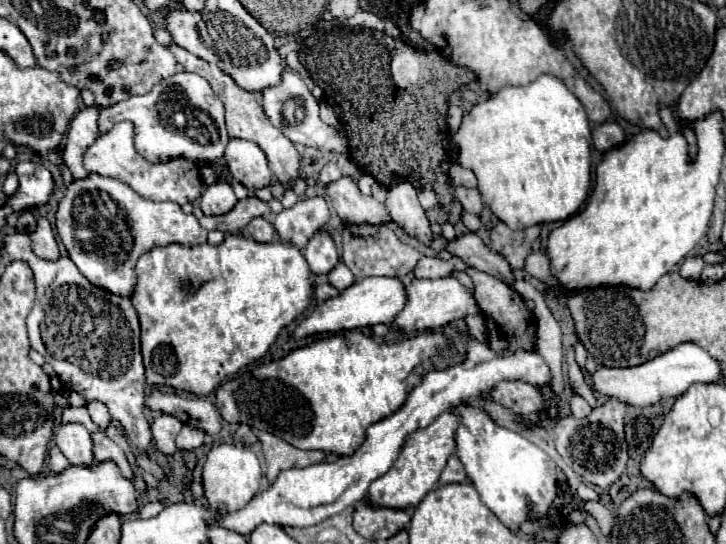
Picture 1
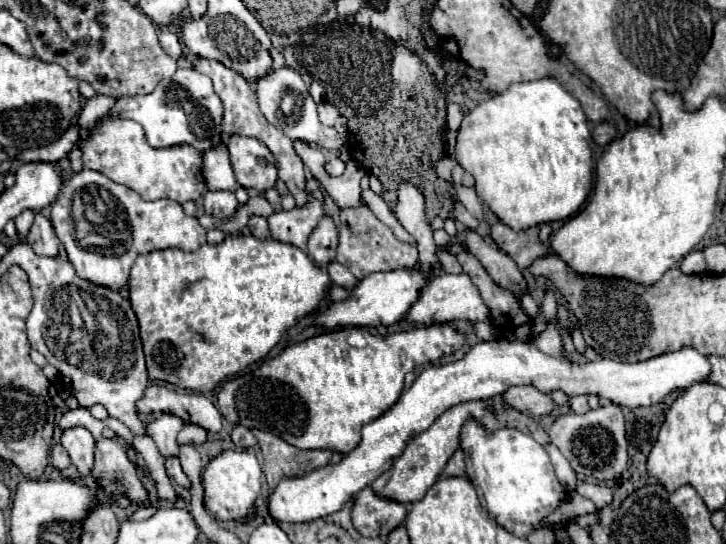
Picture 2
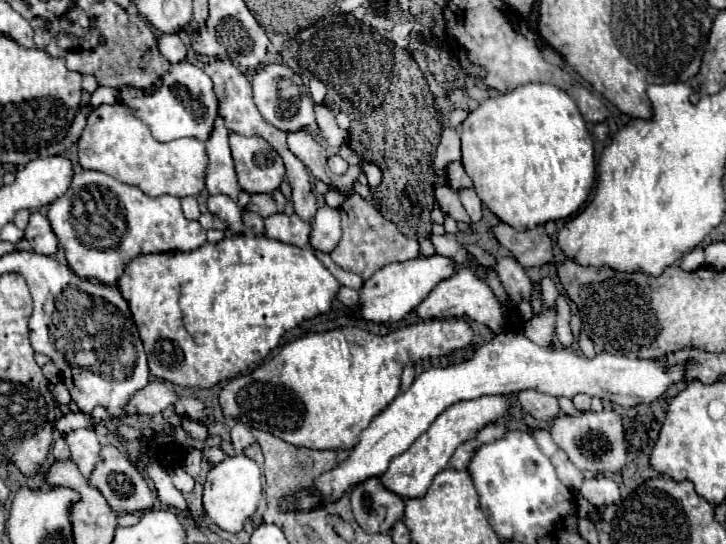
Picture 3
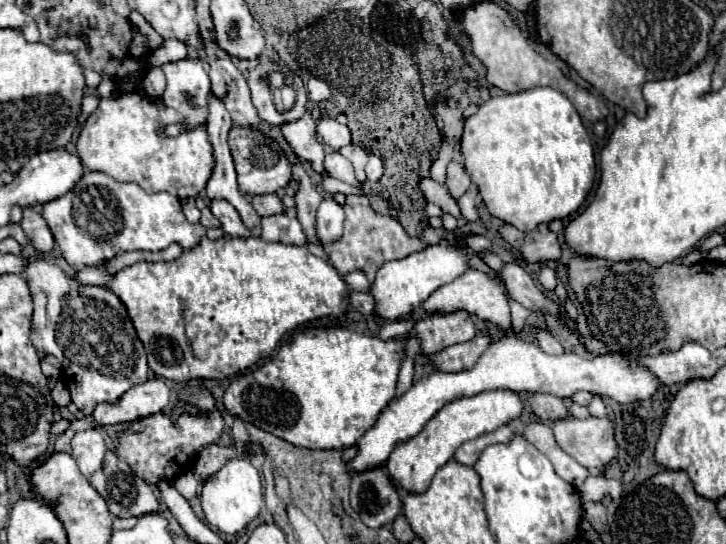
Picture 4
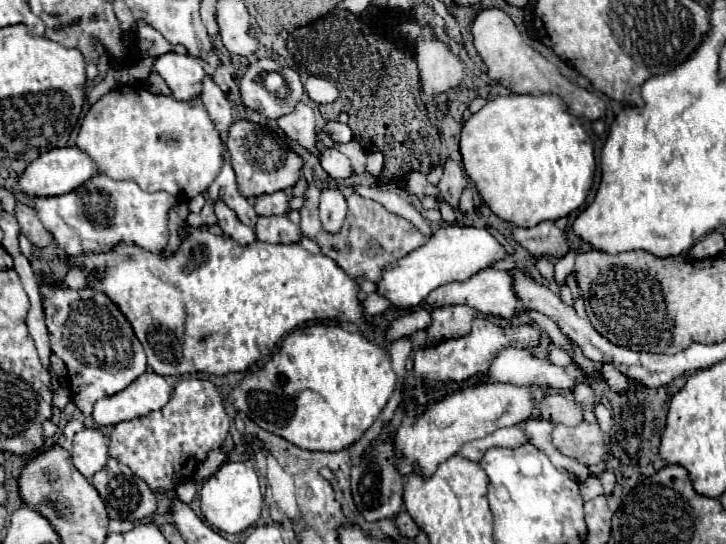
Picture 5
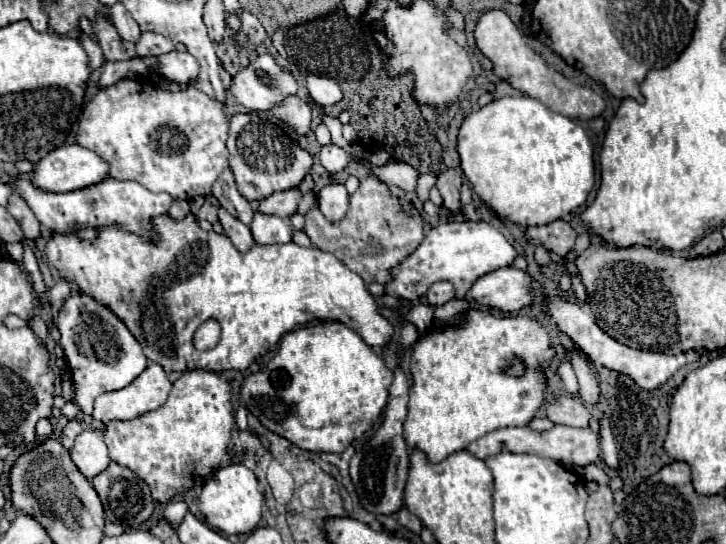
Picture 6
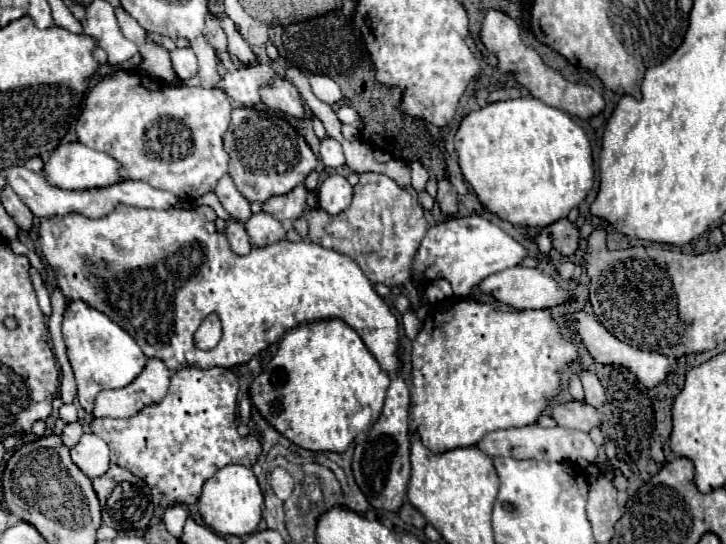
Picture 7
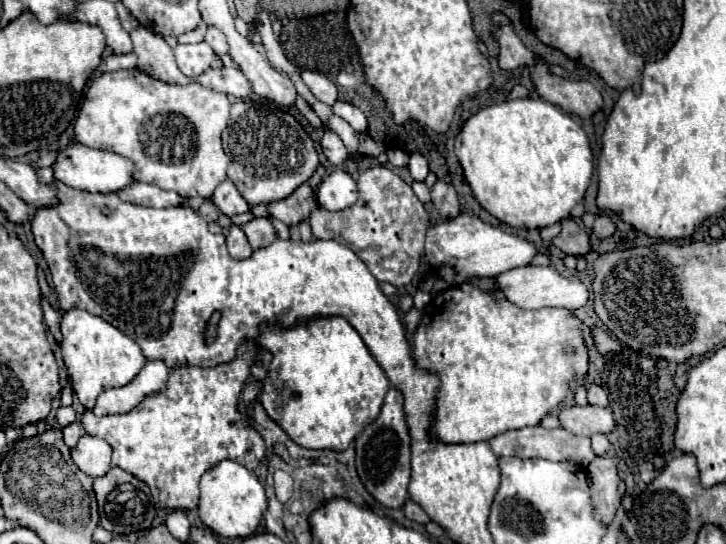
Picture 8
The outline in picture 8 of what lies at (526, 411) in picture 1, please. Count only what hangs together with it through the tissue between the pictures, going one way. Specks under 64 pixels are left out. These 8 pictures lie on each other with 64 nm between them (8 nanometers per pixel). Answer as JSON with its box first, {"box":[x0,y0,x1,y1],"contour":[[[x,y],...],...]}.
{"box":[558,406,616,436],"contour":[[[568,406],[560,410],[558,418],[562,428],[576,436],[610,434],[616,426],[612,410],[600,406]]]}

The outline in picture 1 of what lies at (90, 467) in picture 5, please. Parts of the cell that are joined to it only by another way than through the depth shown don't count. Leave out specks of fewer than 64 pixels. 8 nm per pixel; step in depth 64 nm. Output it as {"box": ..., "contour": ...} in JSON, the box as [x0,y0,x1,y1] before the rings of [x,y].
{"box":[56,424,94,466],"contour":[[[62,424],[56,432],[56,444],[74,466],[88,466],[94,462],[92,438],[82,424]]]}

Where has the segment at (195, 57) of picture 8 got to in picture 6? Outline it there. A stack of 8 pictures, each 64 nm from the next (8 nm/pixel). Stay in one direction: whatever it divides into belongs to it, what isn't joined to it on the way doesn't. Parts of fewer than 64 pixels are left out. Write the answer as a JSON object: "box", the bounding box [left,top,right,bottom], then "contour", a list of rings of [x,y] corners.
{"box":[158,52,198,84],"contour":[[[168,52],[158,56],[158,74],[176,84],[188,84],[198,76],[198,62],[188,52]]]}

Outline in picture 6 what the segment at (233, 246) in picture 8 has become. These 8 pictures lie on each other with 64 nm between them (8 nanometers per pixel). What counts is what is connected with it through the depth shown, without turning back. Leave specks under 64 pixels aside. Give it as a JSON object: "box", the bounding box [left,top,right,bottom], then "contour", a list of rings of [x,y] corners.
{"box":[218,208,254,252],"contour":[[[224,208],[218,210],[218,218],[220,218],[220,224],[224,226],[226,236],[236,246],[236,250],[238,252],[248,252],[252,248],[252,244],[254,244],[252,234],[250,234],[250,228],[246,224],[242,224],[240,220],[236,220],[234,216],[230,216]]]}

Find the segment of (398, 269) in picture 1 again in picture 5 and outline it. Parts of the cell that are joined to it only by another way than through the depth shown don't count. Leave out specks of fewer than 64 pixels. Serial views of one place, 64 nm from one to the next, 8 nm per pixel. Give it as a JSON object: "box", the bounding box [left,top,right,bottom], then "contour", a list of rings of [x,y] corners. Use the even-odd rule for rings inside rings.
{"box":[300,184,426,282],"contour":[[[312,184],[306,190],[306,202],[304,202],[304,208],[300,210],[300,216],[302,216],[302,222],[300,222],[302,234],[312,238],[320,246],[322,254],[336,260],[336,264],[340,268],[344,268],[350,276],[368,278],[370,282],[378,282],[384,266],[388,266],[390,262],[396,262],[398,258],[410,254],[412,250],[422,246],[424,240],[426,240],[422,236],[422,232],[412,222],[388,212],[382,204],[378,204],[370,198],[364,198],[360,194],[352,194],[348,198],[348,216],[344,220],[342,230],[336,232],[336,234],[330,234],[322,228],[322,222],[320,222],[320,216],[318,216],[318,202],[314,200],[314,186]],[[370,242],[378,242],[382,246],[380,248],[382,254],[380,252],[372,254],[370,250],[366,252],[366,246]]]}

